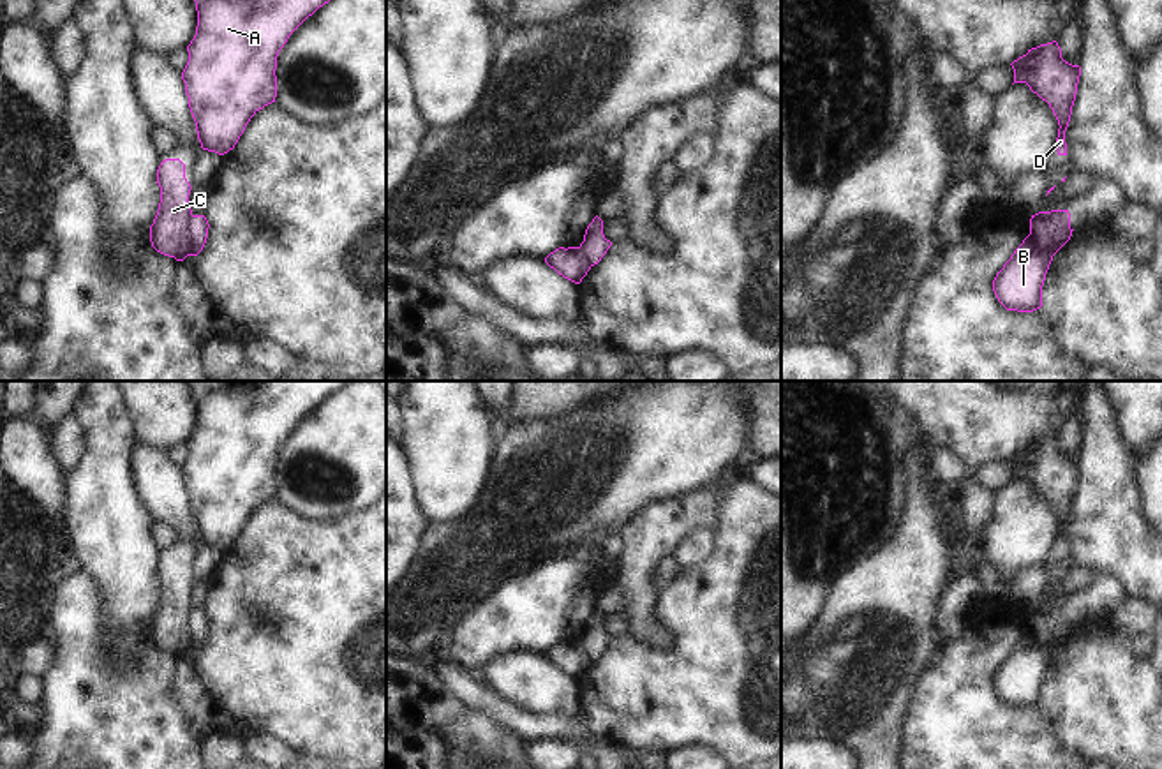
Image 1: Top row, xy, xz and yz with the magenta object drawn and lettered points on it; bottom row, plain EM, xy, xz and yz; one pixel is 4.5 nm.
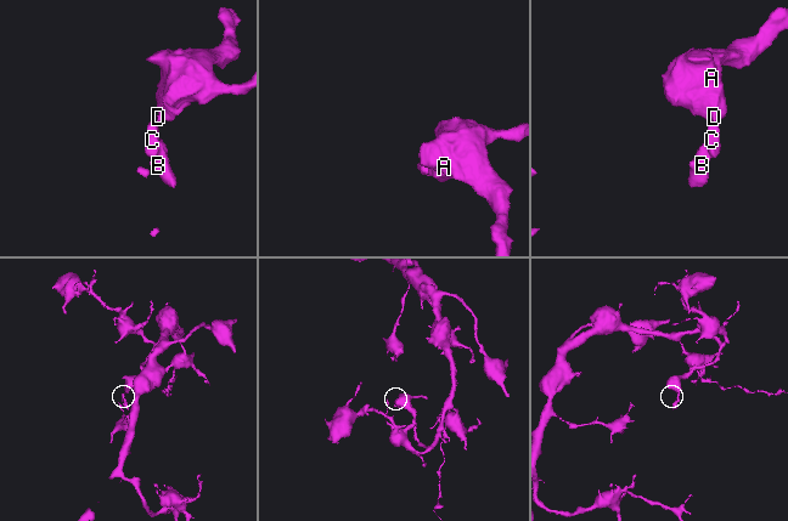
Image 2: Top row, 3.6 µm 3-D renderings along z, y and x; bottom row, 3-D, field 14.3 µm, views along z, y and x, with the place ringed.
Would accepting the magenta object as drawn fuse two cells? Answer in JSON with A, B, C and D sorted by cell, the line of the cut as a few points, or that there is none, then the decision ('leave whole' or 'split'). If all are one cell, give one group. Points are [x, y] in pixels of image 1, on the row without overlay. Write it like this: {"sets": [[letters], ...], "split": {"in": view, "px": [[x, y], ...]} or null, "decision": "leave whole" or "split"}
{"sets": [["A", "C", "D"], ["B"]], "split": {"in": "xy", "px": [[193, 611], [189, 616], [189, 649]]}, "decision": "split"}

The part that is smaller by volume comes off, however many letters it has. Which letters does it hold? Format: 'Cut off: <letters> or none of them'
Cut off: B

